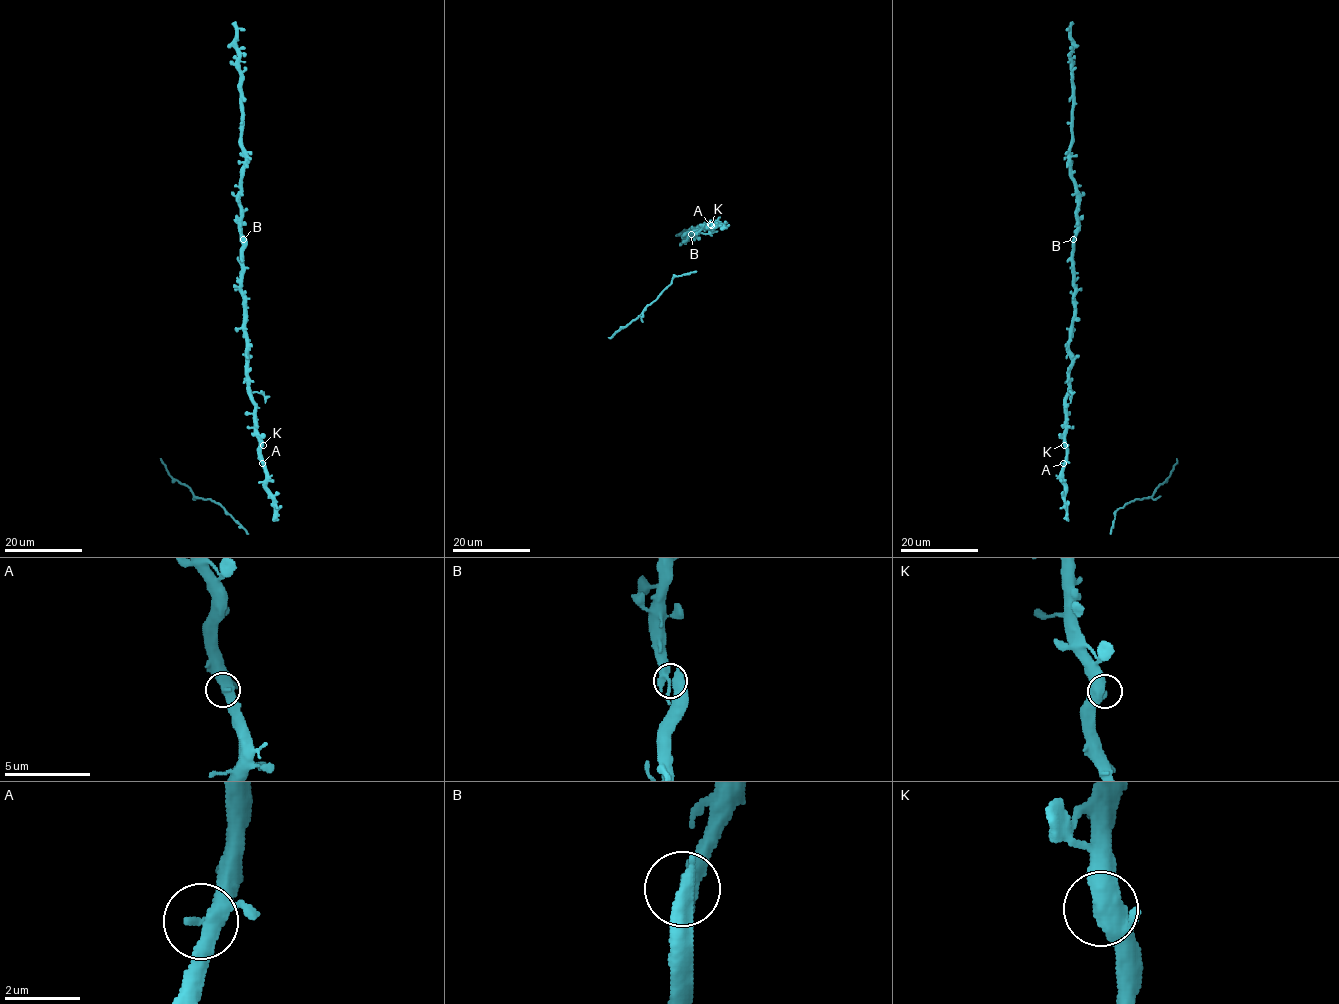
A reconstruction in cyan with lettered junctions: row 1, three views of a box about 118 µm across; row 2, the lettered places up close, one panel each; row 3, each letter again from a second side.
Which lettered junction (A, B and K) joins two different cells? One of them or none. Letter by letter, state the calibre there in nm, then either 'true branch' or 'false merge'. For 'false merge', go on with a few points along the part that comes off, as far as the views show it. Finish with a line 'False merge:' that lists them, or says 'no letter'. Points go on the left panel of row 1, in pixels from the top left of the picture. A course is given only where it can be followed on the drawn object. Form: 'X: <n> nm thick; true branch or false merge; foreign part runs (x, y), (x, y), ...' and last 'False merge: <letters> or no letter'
A: 360 nm thick; true branch
B: 380 nm thick; true branch
K: 440 nm thick; true branch
False merge: no letter

